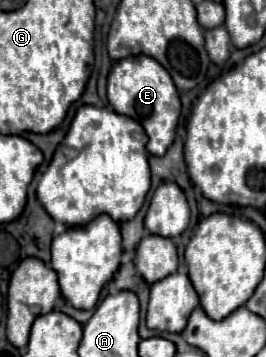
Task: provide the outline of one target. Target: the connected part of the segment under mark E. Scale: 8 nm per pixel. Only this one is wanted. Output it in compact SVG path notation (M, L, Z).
M130 55L116 61L108 75L108 101L116 113L128 115L144 127L148 135L146 149L152 155L166 153L174 141L180 115L180 97L170 73L156 59L148 55Z

